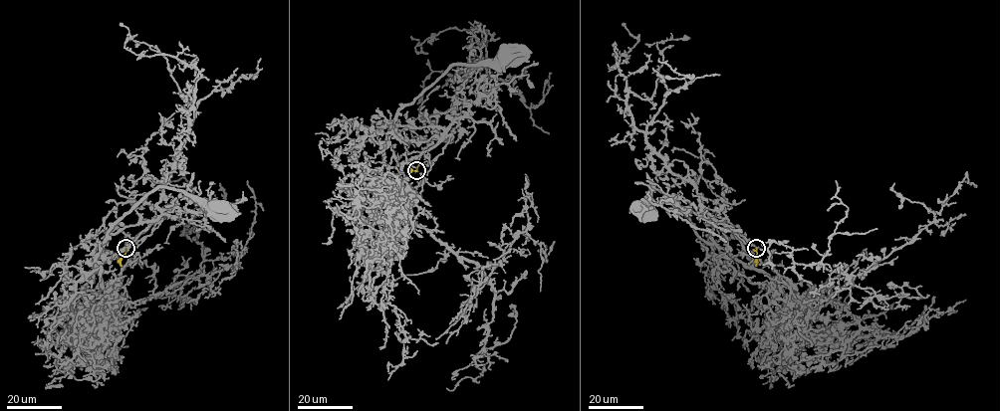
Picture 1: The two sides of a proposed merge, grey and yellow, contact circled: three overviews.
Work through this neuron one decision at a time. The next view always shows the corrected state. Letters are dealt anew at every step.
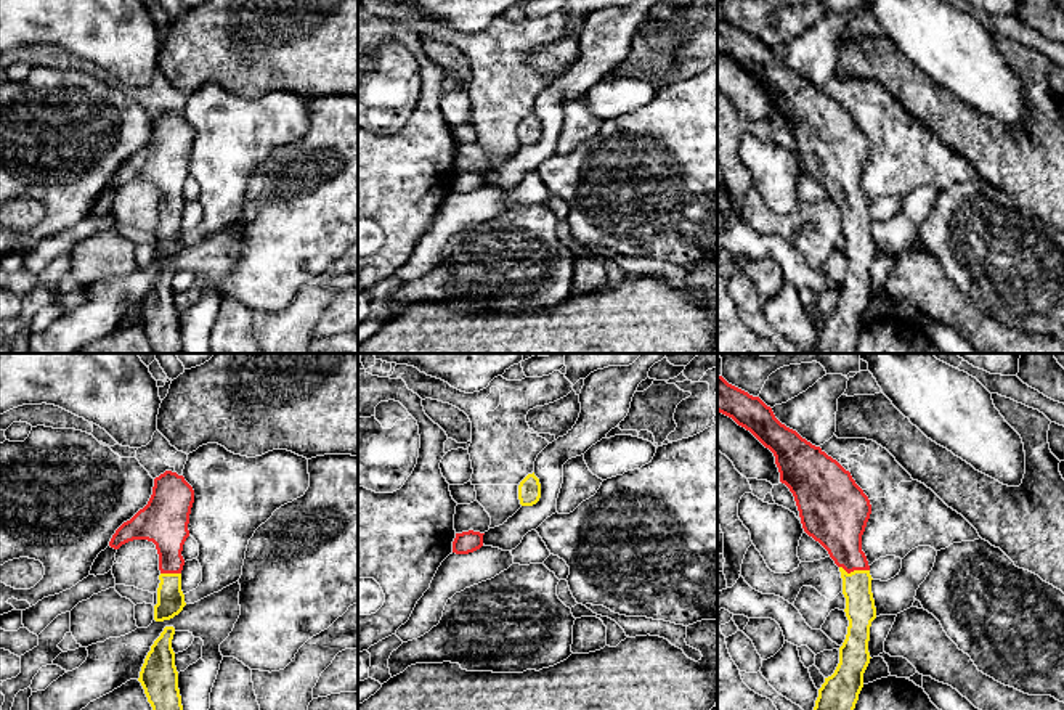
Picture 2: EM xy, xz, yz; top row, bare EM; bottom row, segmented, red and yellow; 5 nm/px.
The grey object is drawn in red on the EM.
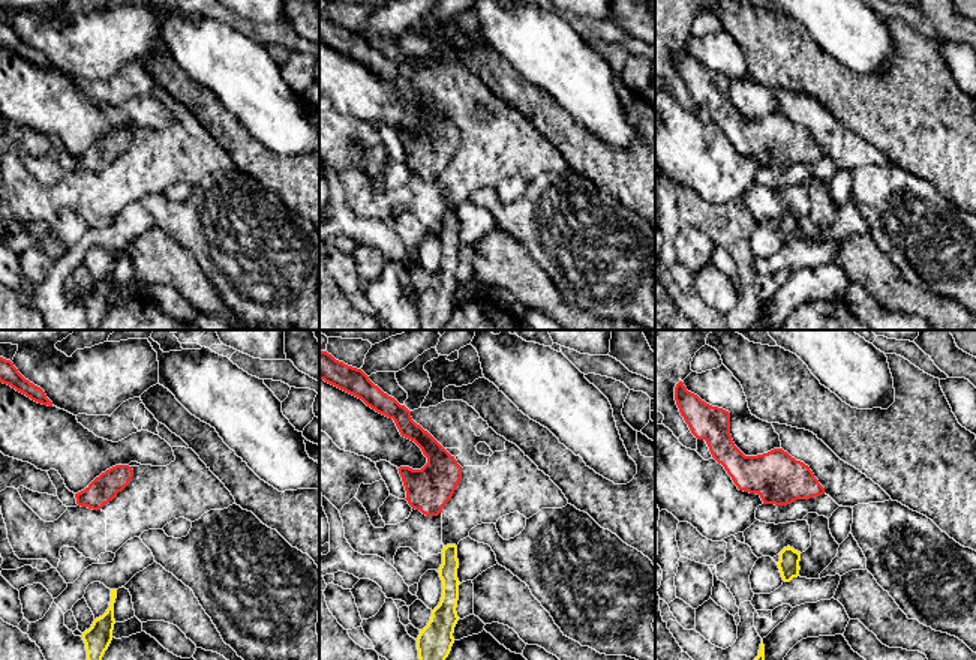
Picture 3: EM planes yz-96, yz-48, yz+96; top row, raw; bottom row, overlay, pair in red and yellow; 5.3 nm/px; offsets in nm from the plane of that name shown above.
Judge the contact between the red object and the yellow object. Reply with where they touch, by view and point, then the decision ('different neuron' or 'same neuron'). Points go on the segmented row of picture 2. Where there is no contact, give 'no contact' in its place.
yz (854, 569) | same neuron

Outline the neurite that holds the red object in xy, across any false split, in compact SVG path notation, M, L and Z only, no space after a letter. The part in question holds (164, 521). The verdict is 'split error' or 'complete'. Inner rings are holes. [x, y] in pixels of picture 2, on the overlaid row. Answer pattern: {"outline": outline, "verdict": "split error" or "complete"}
{"outline": "M165 471L154 479L148 504L112 535L109 546L119 549L133 540L148 540L159 554L159 588L154 620L164 622L178 615L185 602L181 591L183 545L189 537L188 524L194 503L194 490L177 472Z", "verdict": "split error"}

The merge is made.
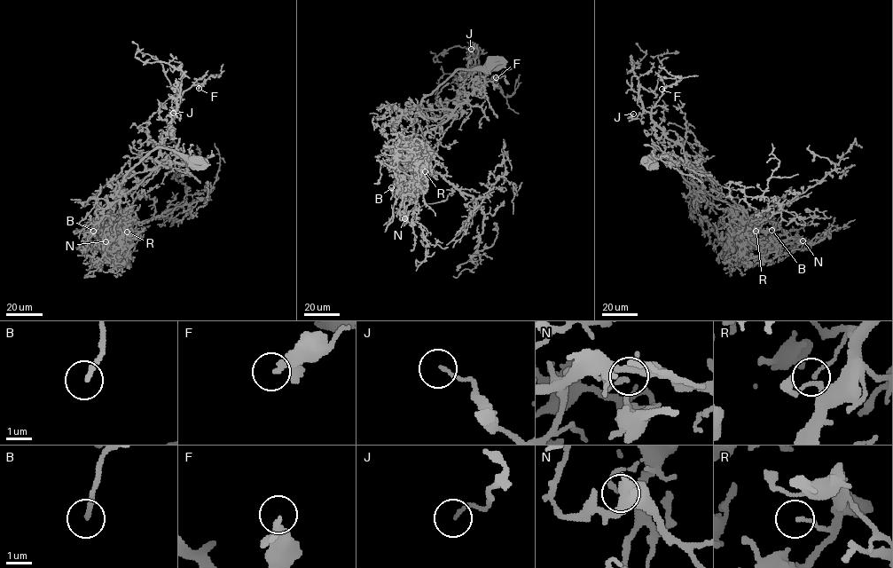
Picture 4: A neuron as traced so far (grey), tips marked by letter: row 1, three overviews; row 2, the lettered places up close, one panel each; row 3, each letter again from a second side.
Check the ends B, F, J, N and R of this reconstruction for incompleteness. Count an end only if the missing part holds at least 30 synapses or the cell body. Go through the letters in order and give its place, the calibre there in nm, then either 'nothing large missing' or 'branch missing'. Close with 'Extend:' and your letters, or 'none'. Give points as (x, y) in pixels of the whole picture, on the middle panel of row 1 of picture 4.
B: place (391, 187); calibre 180 nm; branch missing
F: place (496, 77); calibre 220 nm; nothing large missing
J: place (471, 49); calibre 100 nm; nothing large missing
N: place (404, 218); calibre 120 nm; nothing large missing
R: place (425, 171); calibre 130 nm; nothing large missing
Extend: B

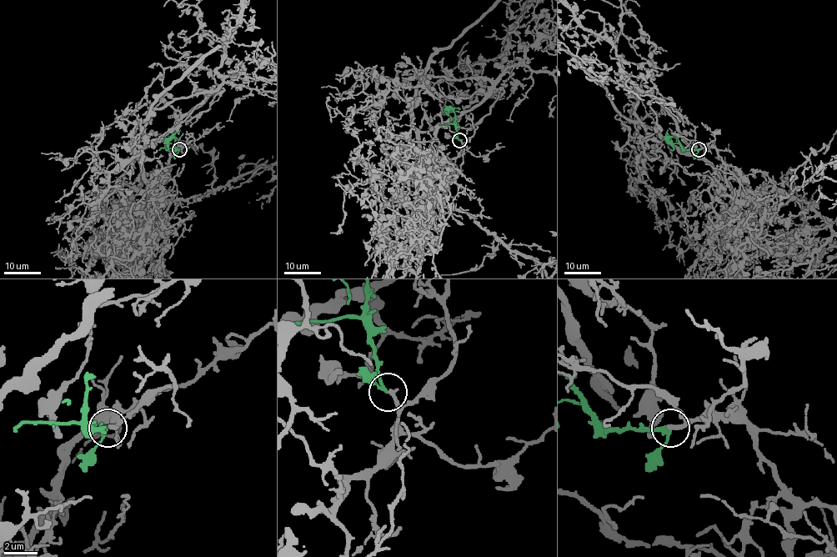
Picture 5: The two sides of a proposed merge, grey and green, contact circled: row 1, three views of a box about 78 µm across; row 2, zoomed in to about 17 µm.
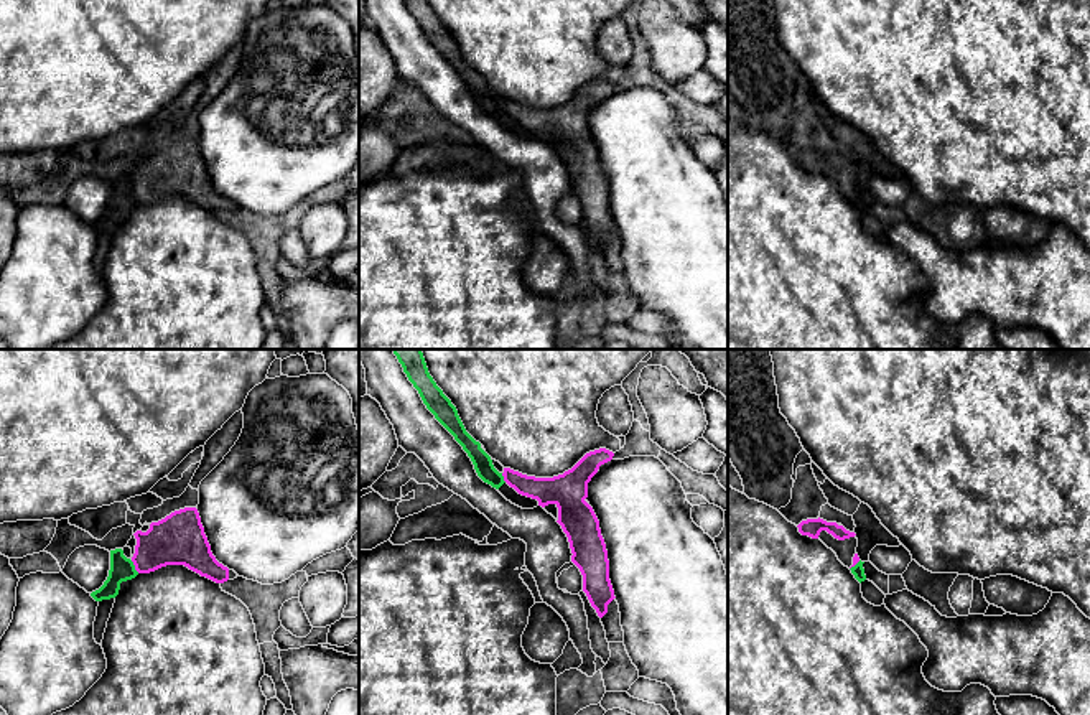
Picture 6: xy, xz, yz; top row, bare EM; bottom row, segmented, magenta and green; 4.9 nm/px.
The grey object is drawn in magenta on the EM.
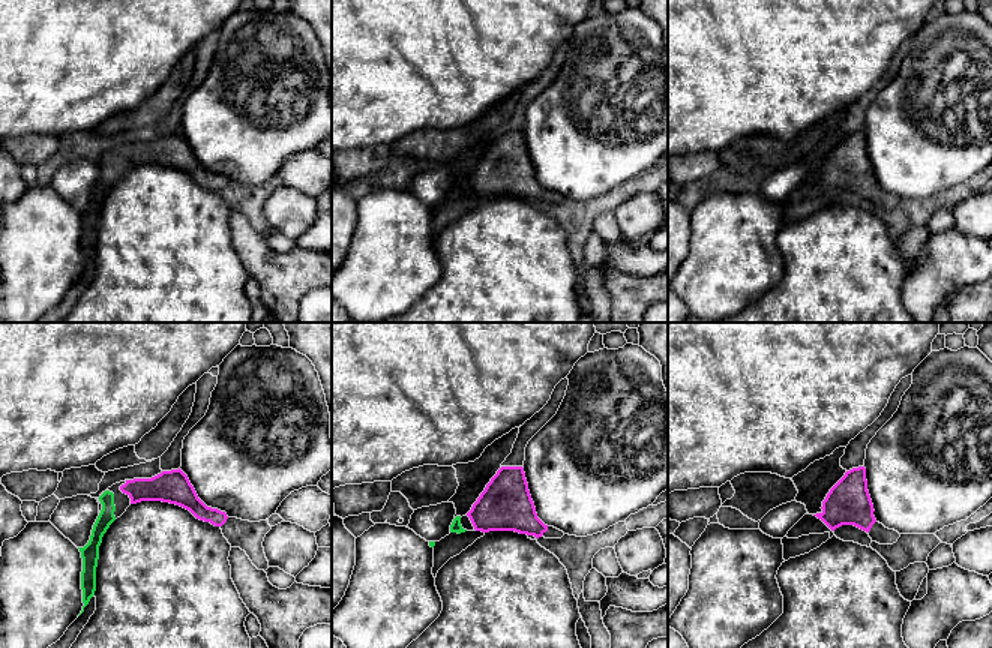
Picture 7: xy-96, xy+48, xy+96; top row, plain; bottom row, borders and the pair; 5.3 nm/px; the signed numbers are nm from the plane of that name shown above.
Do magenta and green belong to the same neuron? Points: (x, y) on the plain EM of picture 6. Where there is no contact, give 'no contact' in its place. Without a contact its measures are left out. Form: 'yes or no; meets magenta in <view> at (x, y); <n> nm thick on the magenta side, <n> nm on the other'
yes; meets magenta in xy at (135, 198); 260 nm thick on the magenta side, 120 nm on the other

